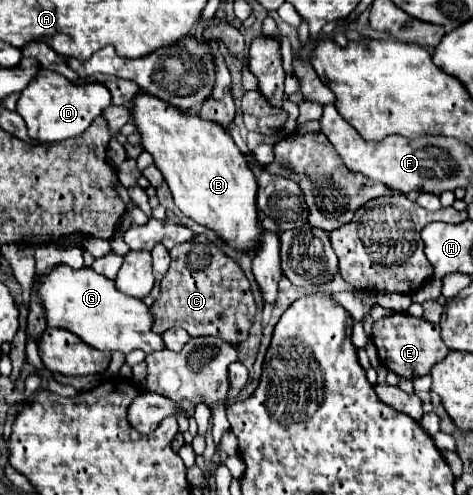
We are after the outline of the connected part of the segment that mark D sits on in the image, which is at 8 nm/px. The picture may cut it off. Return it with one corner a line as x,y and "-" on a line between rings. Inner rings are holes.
41,69
39,75
21,91
21,97
17,101
17,113
25,119
31,139
37,139
41,143
55,143
81,135
93,123
93,119
99,117
103,109
109,105
111,93
105,85
101,83
75,85
55,71

